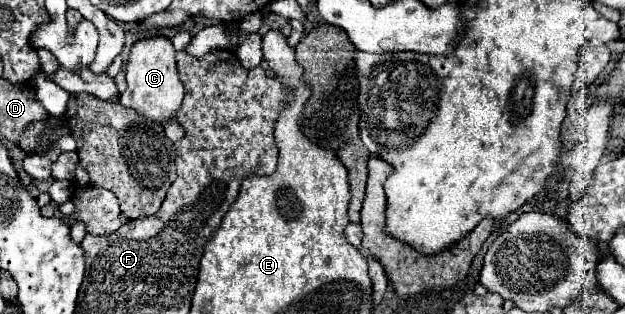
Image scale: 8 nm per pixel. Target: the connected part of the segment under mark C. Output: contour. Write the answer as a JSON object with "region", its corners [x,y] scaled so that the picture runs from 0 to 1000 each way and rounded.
{"region":[[[235,121],[222,127],[206,172],[203,197],[203,287],[194,293],[194,338],[213,344],[226,369],[261,395],[267,382],[277,382],[290,344],[293,325],[293,268],[286,255],[283,204],[280,204],[280,153],[267,121]]]}

